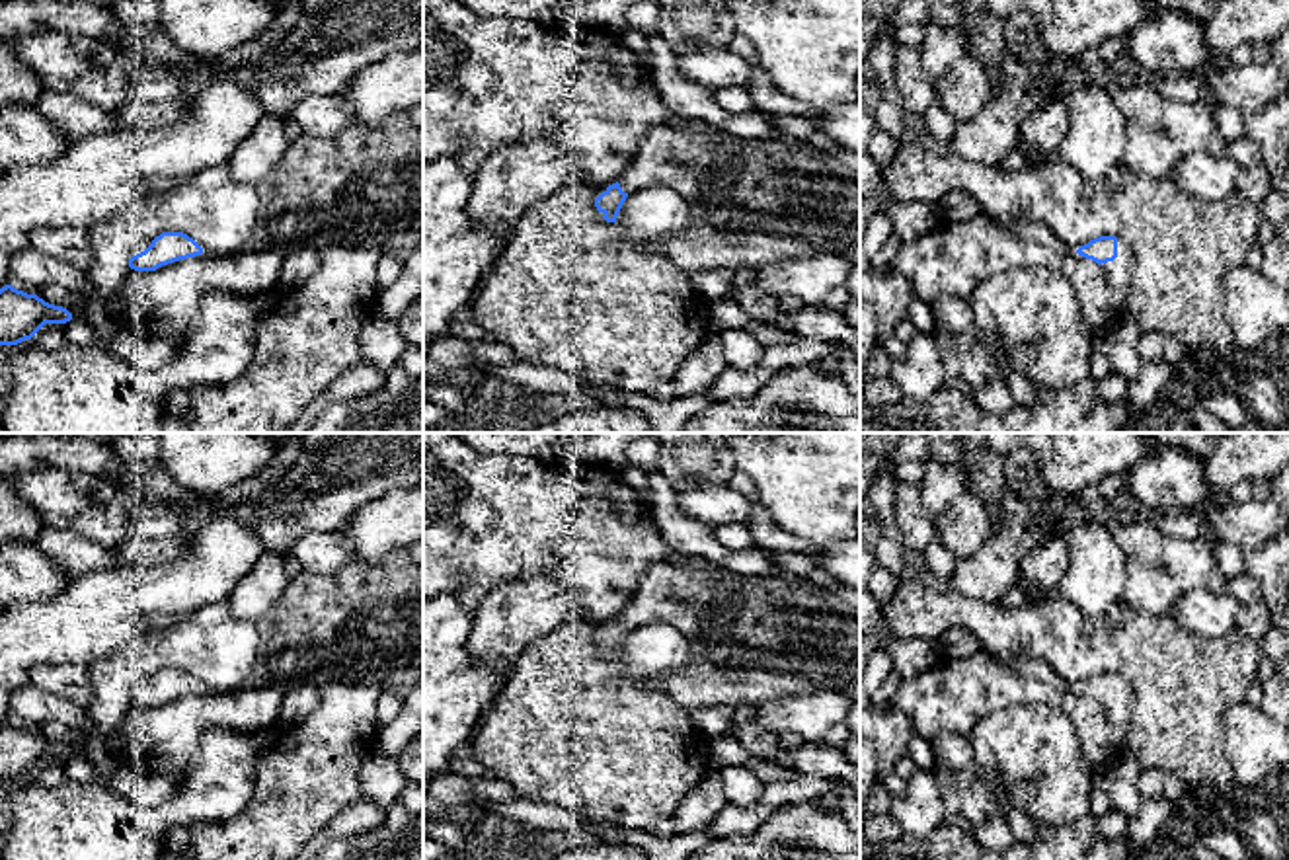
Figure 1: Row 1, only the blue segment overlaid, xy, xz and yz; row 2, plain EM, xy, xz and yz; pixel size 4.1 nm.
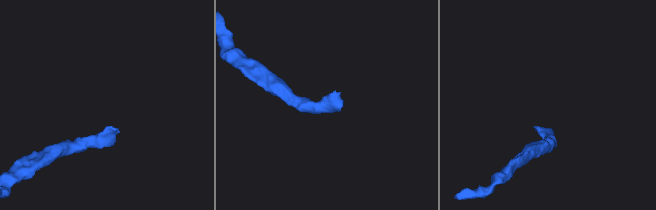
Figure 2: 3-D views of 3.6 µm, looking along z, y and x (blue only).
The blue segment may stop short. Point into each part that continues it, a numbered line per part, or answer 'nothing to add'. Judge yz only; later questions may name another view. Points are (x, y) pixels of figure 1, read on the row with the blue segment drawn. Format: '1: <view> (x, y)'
1: yz (1118, 272)

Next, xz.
1: xz (751, 203)

